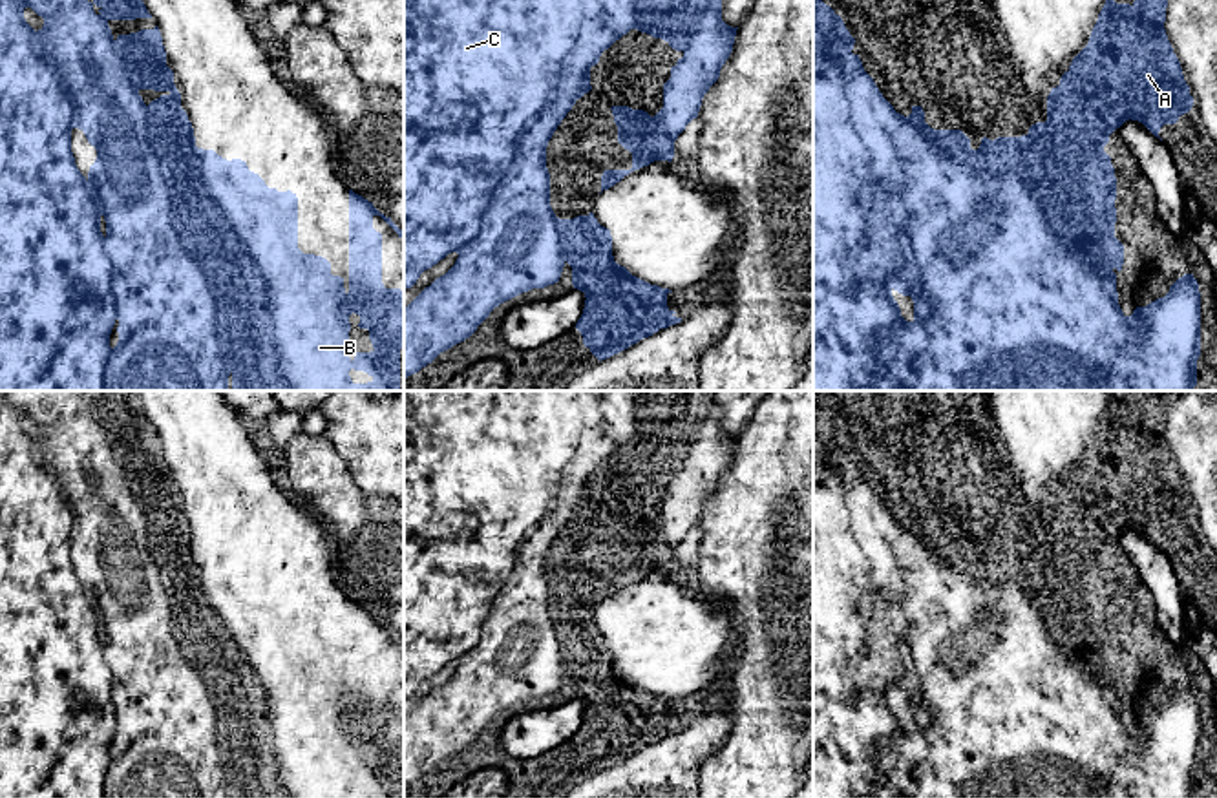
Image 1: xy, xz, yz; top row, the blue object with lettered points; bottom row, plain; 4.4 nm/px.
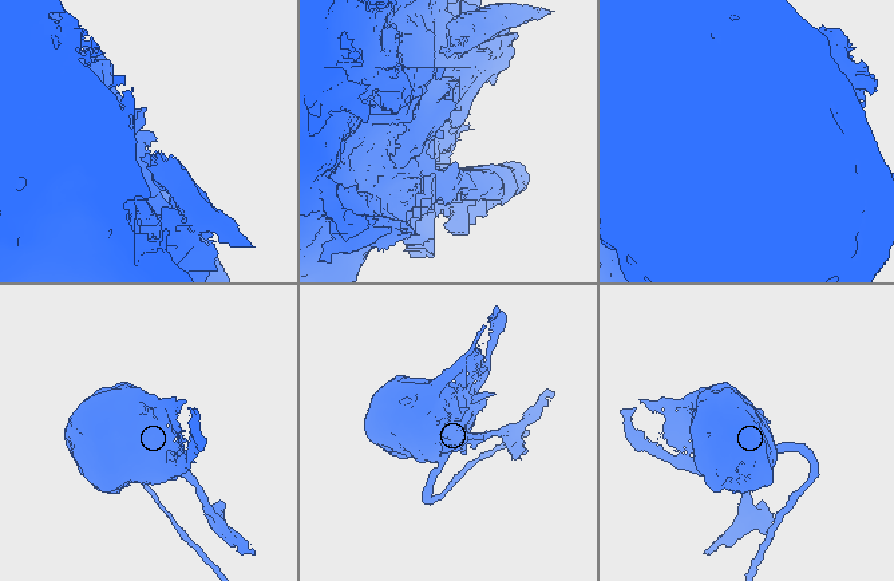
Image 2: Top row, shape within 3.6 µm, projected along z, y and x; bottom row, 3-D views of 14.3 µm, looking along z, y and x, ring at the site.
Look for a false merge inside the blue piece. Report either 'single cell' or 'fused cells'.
fused cells

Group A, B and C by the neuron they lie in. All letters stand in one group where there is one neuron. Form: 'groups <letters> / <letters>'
groups A B / C

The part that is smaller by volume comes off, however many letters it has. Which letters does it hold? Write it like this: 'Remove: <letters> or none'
Remove: A, B

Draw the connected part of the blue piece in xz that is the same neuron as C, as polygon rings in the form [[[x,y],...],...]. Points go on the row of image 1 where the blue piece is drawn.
[[[404,0],[404,290],[411,289],[424,270],[437,265],[448,254],[459,254],[455,265],[404,309],[404,378],[418,373],[440,352],[470,338],[501,303],[532,289],[545,289],[559,281],[565,267],[559,223],[577,221],[581,228],[592,228],[594,214],[590,212],[588,215],[577,215],[574,219],[559,219],[554,214],[550,206],[546,146],[576,100],[592,89],[590,68],[599,62],[605,49],[630,29],[665,40],[672,49],[682,51],[683,57],[671,68],[671,79],[663,84],[663,108],[654,117],[629,106],[610,108],[618,126],[618,142],[632,153],[632,168],[605,170],[601,175],[601,190],[608,190],[630,172],[649,166],[654,161],[672,161],[674,141],[698,117],[704,95],[718,80],[720,69],[733,51],[738,27],[731,27],[722,20],[722,0]]]

